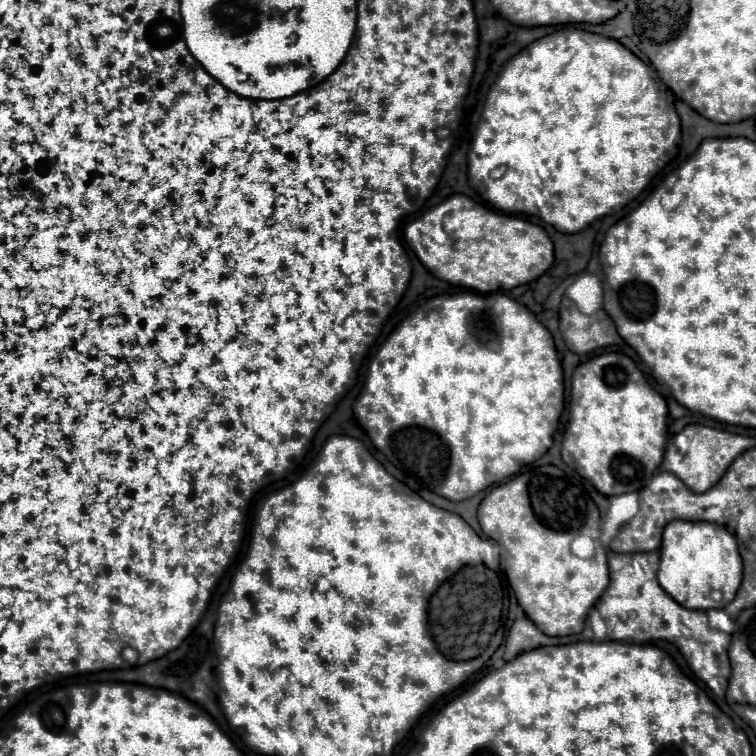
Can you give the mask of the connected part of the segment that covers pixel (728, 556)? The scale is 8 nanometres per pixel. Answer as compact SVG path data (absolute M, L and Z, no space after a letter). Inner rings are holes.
M670 522L662 536L658 582L684 608L724 608L734 600L742 582L742 558L738 554L734 534L730 534L724 526L710 522Z

